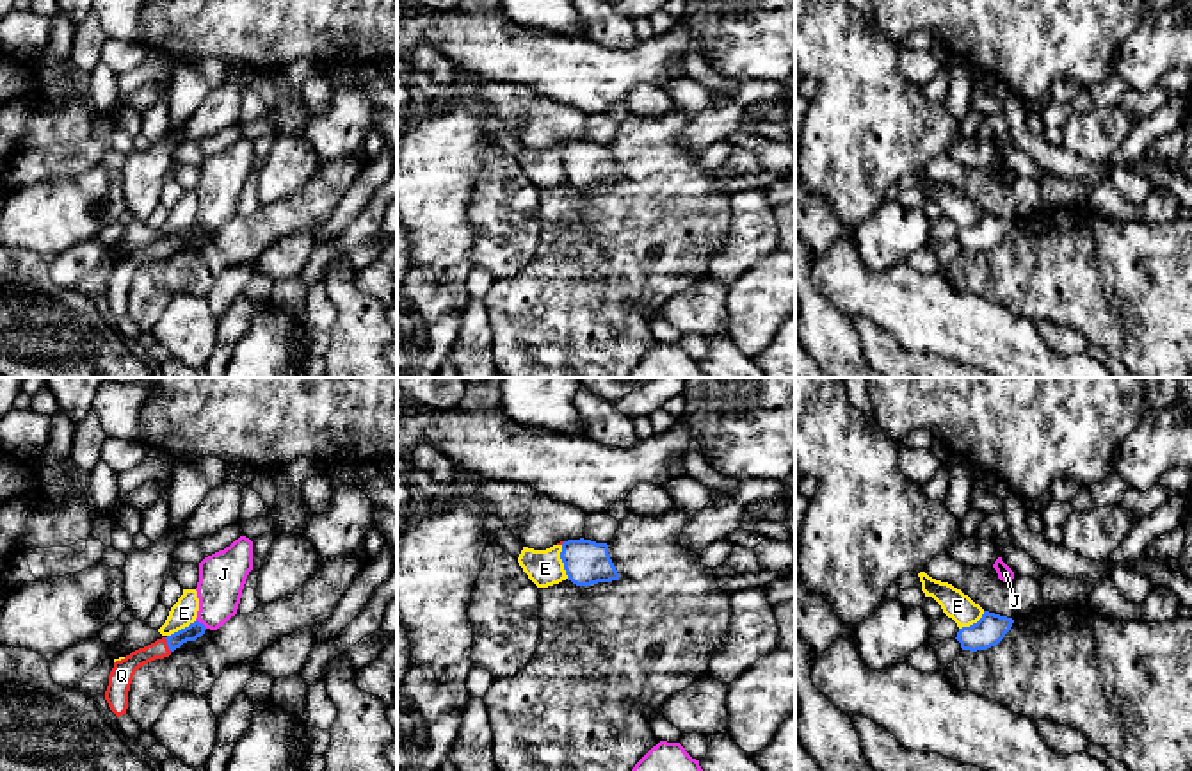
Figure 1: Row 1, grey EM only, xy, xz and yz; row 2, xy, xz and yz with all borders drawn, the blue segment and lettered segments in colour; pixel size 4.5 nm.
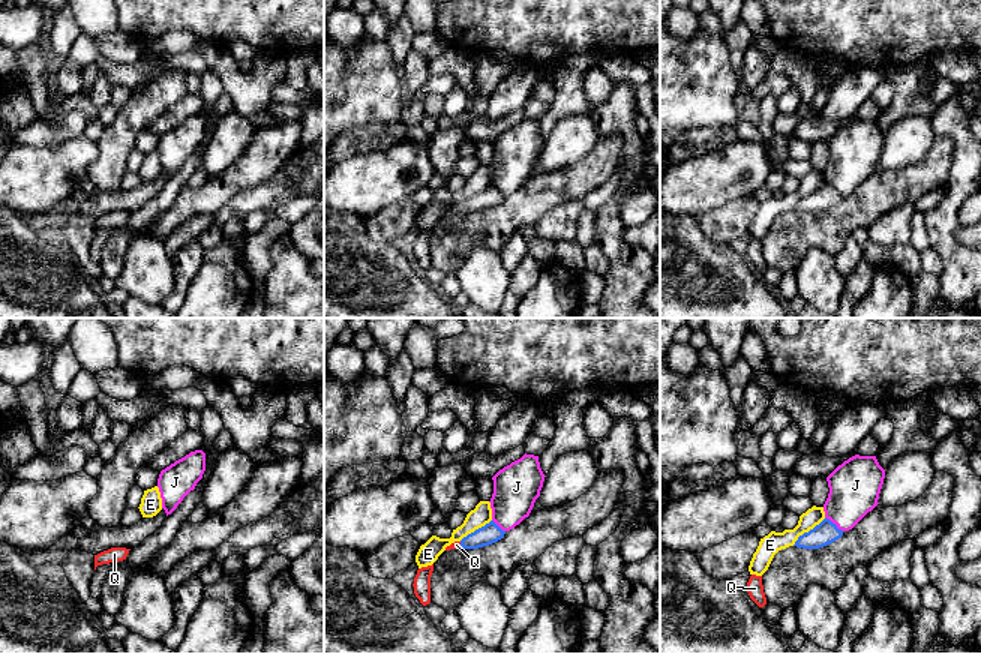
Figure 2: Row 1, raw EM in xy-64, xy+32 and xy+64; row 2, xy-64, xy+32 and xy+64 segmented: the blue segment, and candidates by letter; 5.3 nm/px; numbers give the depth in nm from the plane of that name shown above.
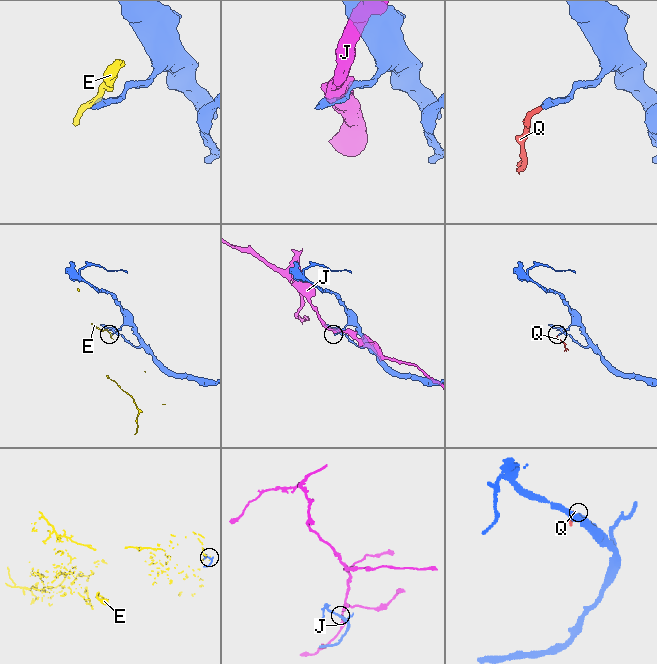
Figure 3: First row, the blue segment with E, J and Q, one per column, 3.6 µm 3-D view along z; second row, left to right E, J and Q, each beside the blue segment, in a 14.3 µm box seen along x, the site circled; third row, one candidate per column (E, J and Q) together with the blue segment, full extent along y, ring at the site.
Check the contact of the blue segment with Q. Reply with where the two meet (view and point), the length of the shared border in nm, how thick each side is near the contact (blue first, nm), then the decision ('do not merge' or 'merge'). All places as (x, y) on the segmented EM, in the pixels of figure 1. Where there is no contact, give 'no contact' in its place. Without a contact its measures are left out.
meets blue in xy at (168, 645); contact 70 nm long; 70 nm thick on the blue side, 110 nm on the other; merge

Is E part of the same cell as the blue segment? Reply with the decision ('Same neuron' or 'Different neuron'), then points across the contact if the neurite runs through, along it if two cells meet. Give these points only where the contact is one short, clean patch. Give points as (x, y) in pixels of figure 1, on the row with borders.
Different neuron. Boundary: xz (561, 545), (561, 561), (568, 577)

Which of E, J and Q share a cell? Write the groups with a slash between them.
E / J / Q

